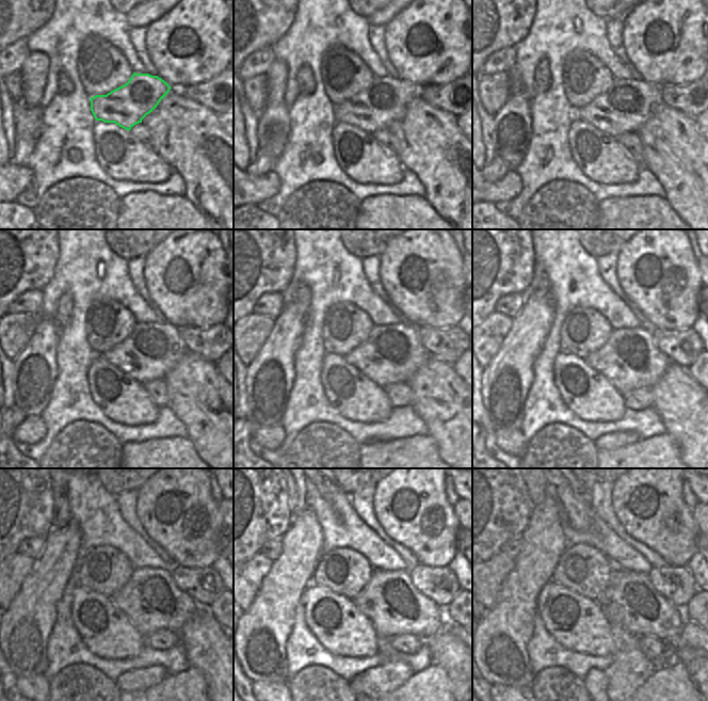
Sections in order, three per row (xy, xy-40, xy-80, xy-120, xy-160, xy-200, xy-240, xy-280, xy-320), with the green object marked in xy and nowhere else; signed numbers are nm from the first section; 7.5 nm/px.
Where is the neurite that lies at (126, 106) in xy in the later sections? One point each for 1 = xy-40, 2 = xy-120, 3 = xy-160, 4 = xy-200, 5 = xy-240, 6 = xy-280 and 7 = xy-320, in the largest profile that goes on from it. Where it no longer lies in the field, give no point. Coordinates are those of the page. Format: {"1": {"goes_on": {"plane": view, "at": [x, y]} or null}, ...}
{"1": {"goes_on": {"plane": "xy-40", "at": [384, 101]}}, "2": {"goes_on": {"plane": "xy-120", "at": [150, 351]}}, "3": {"goes_on": {"plane": "xy-160", "at": [391, 354]}}, "4": {"goes_on": {"plane": "xy-200", "at": [629, 360]}}, "5": {"goes_on": {"plane": "xy-240", "at": [150, 599]}}, "6": {"goes_on": {"plane": "xy-280", "at": [389, 600]}}, "7": {"goes_on": {"plane": "xy-320", "at": [644, 611]}}}

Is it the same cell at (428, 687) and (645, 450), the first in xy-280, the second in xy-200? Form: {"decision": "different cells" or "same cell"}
{"decision": "same cell"}

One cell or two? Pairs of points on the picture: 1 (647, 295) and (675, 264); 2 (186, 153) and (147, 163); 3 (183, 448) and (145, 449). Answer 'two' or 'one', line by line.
1: one
2: two
3: one

